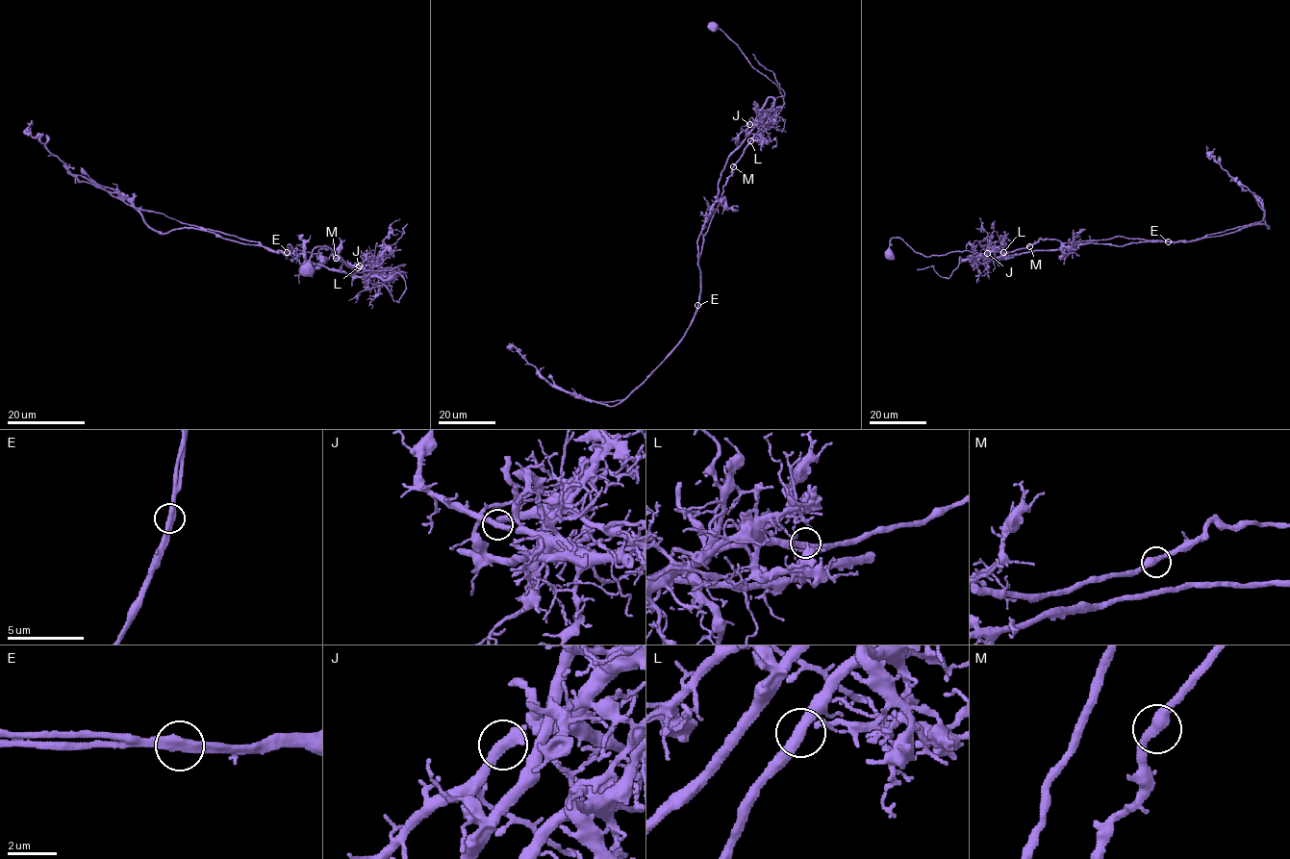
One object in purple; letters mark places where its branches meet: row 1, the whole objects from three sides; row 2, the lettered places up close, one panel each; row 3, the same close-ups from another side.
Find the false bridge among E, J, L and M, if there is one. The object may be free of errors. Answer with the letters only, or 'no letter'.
E

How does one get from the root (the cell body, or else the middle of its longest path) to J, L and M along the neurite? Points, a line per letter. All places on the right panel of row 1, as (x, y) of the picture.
J: (889, 255), (893, 238), (900, 238), (927, 257), (970, 251), (983, 254), (985, 260), (987, 253)
L: (889, 255), (893, 238), (900, 238), (915, 252), (927, 257), (957, 251), (982, 254), (1003, 252)
M: (889, 255), (893, 238), (900, 238), (915, 252), (927, 257), (957, 251), (982, 254), (1012, 252), (1029, 246)

